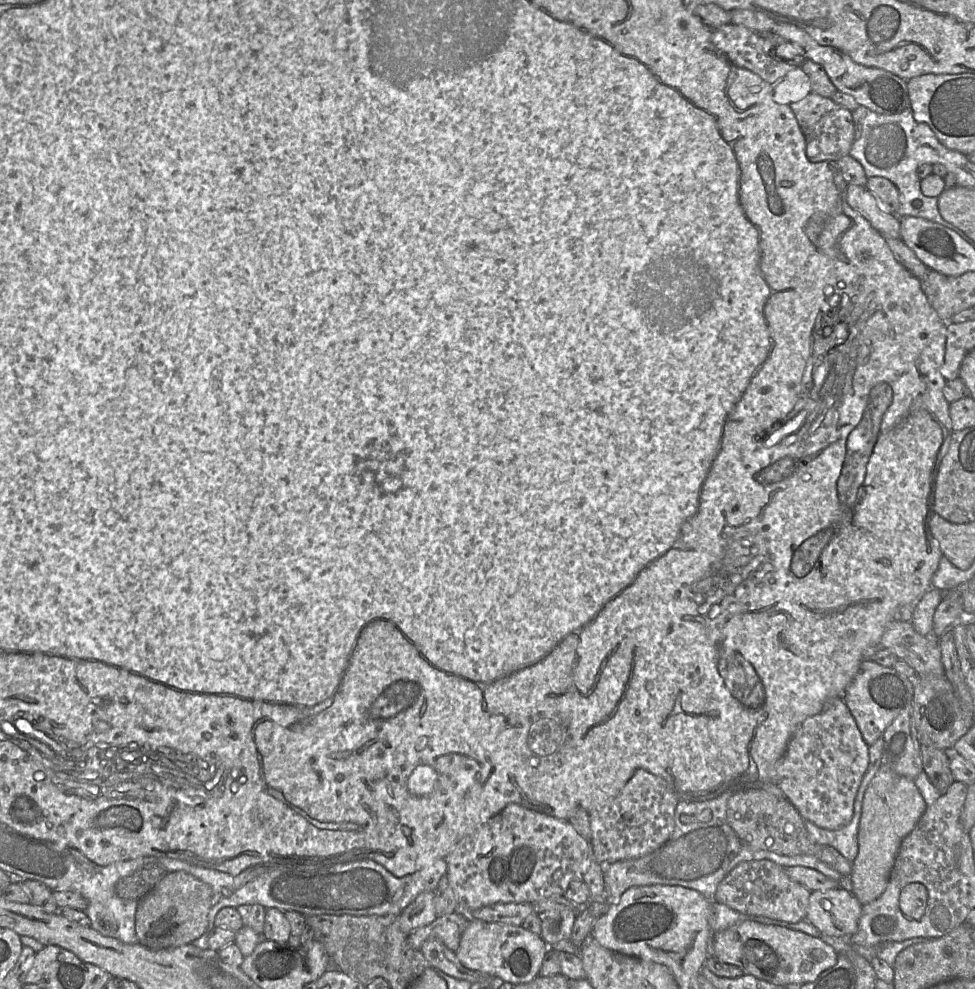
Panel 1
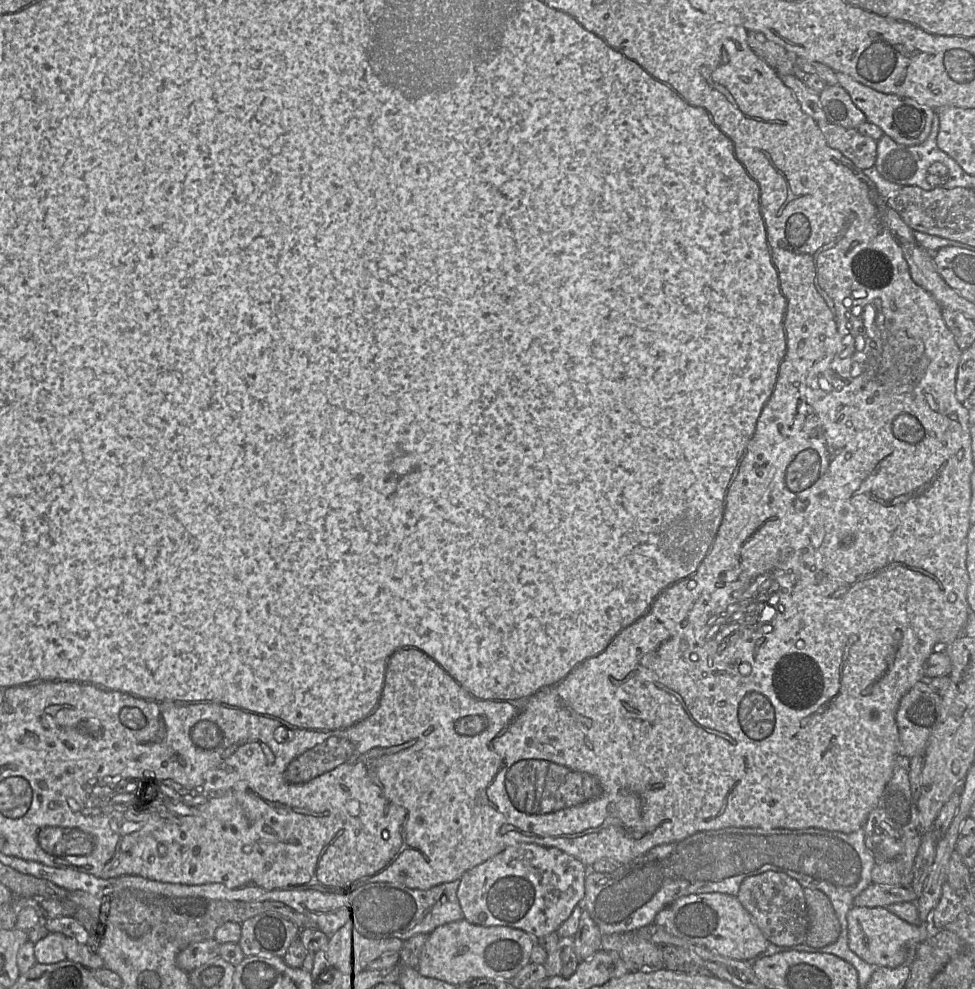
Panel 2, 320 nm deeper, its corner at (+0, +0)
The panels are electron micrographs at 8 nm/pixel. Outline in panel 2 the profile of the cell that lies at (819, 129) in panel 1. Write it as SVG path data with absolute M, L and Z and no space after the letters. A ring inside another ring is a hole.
M816 122L827 144L840 151L860 170L872 168L876 162L877 141L862 135L857 128L844 128L826 122Z

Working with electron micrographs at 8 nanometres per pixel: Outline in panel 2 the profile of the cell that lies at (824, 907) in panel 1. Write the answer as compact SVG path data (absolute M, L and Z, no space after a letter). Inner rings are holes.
M853 906L847 913L848 948L868 964L895 968L914 960L917 946L933 931L930 924L909 924L885 907Z

